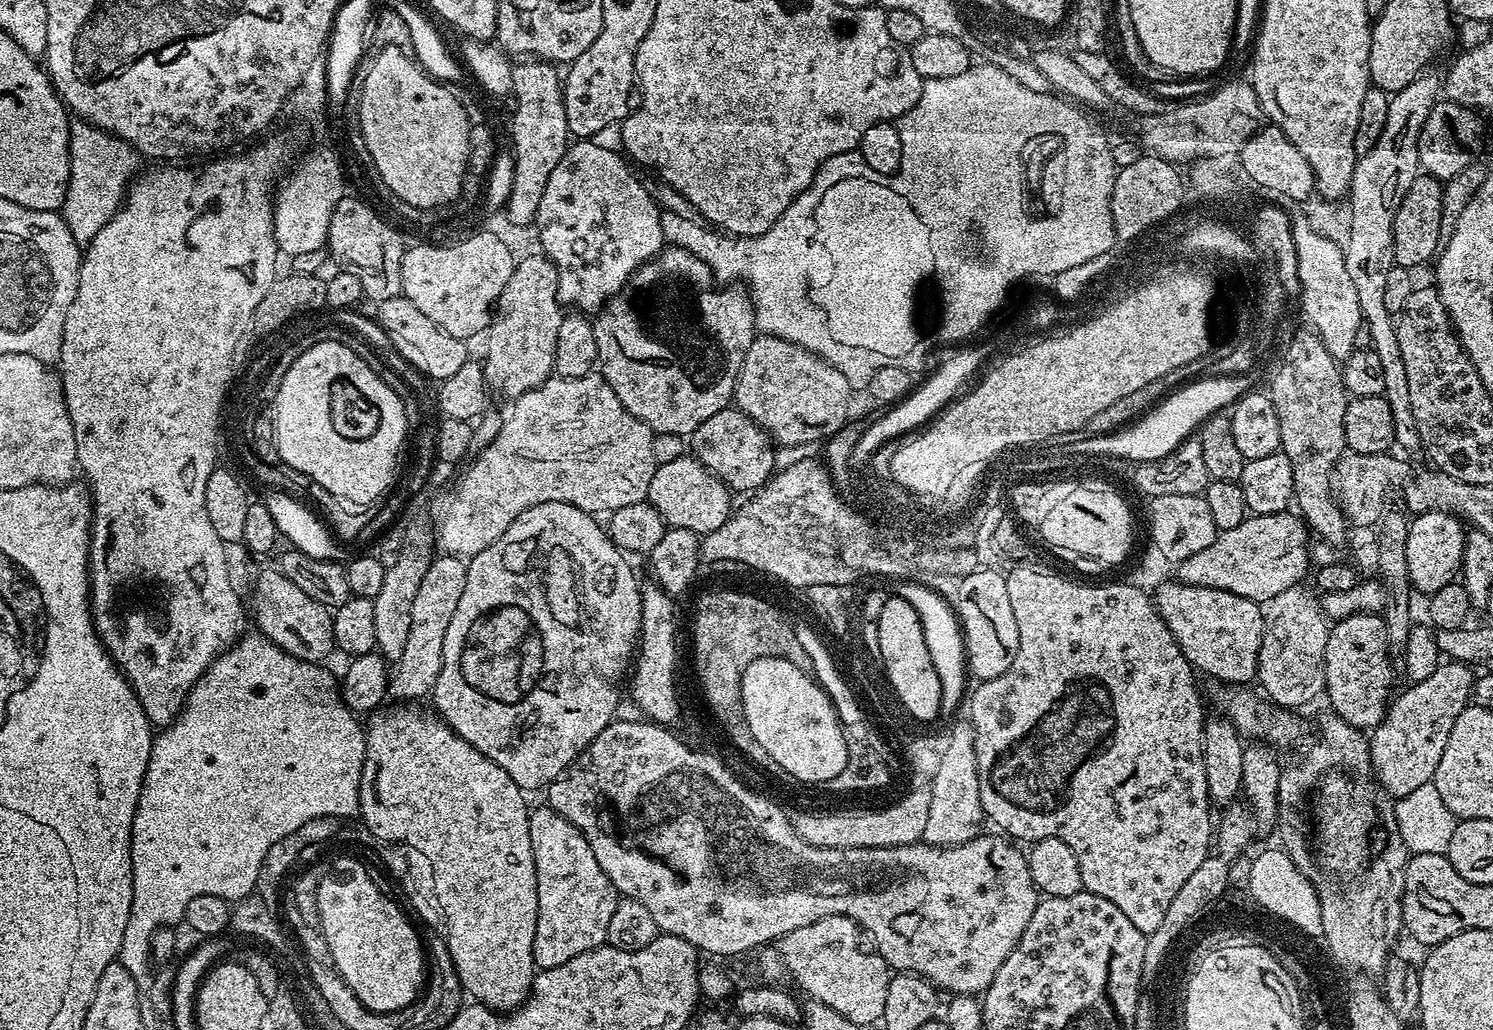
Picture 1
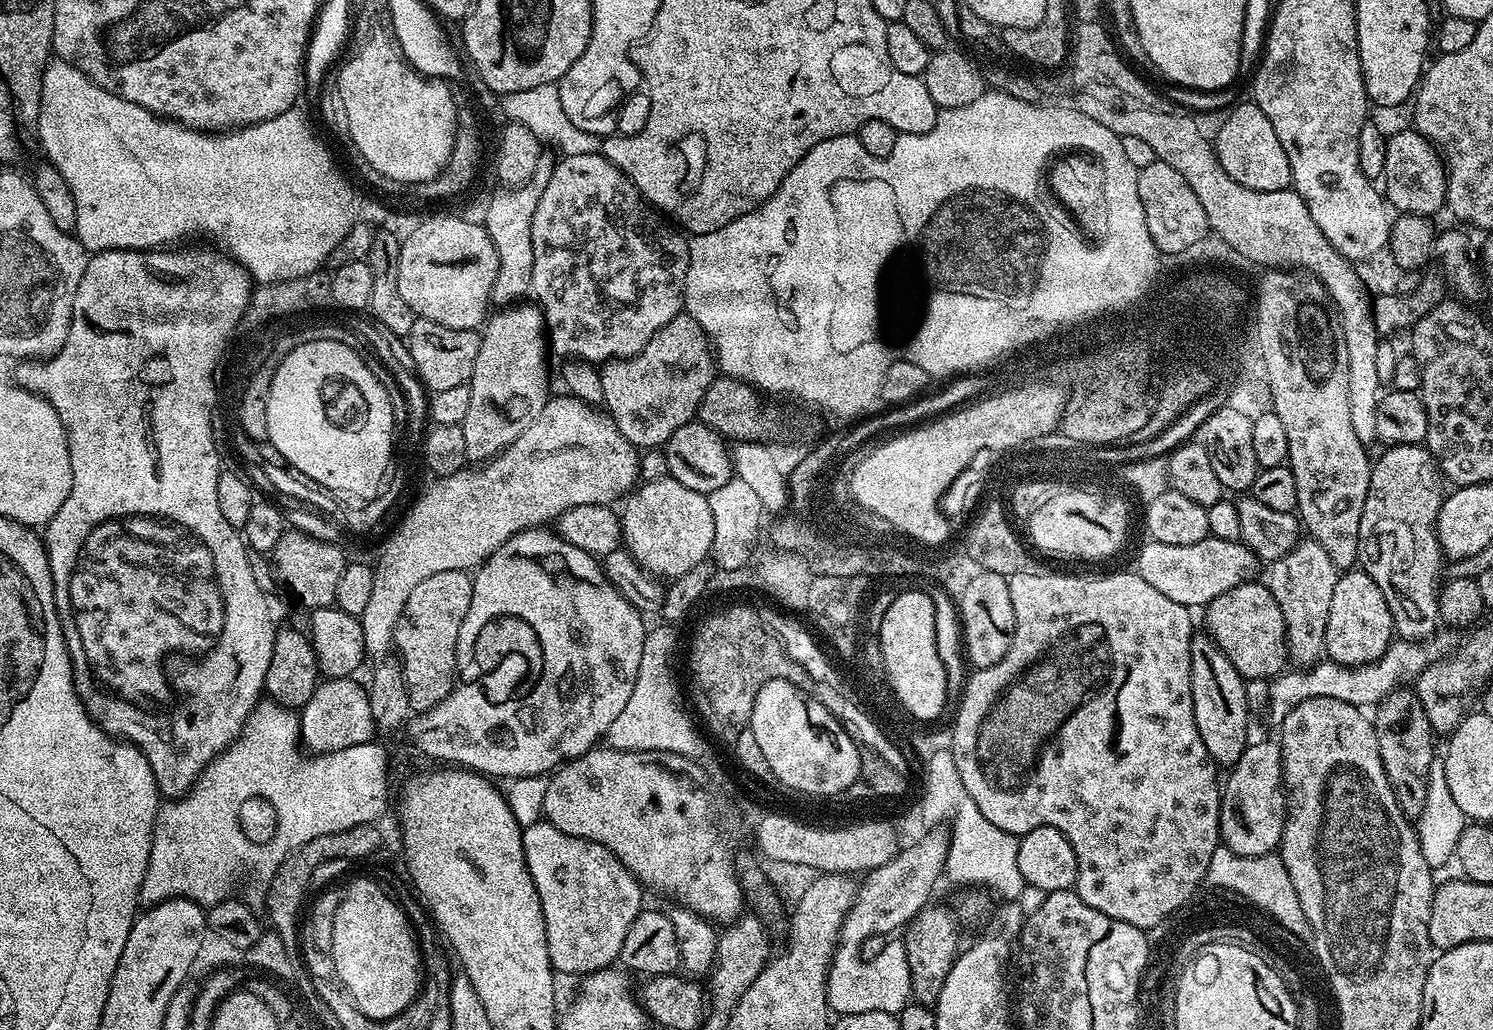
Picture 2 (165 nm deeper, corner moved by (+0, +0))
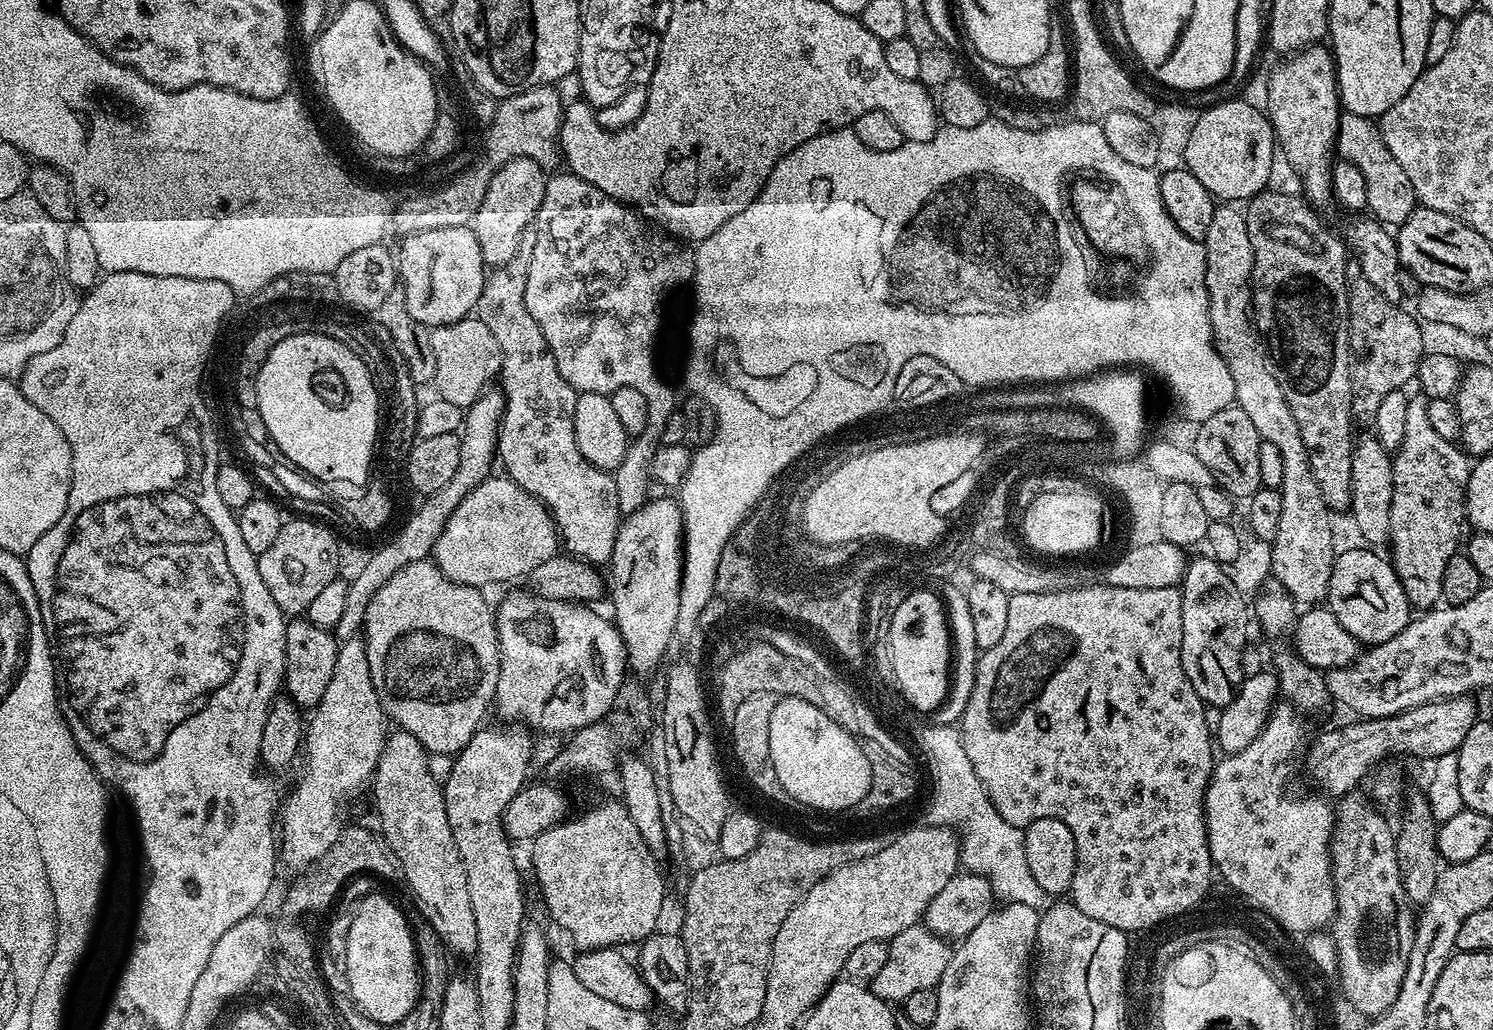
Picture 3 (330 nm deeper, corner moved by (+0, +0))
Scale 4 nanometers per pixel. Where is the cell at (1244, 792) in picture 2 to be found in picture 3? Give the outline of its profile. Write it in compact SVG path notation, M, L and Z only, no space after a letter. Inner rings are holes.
M1452 696L1448 700L1435 700L1434 703L1424 703L1422 706L1400 712L1398 715L1384 716L1382 719L1360 718L1344 726L1324 731L1320 738L1309 743L1304 756L1304 765L1313 780L1320 784L1319 789L1332 798L1342 798L1349 792L1355 791L1358 782L1369 772L1370 768L1379 765L1382 758L1392 754L1408 754L1418 758L1435 760L1442 754L1459 751L1466 734L1477 723L1476 706L1472 702L1473 697Z

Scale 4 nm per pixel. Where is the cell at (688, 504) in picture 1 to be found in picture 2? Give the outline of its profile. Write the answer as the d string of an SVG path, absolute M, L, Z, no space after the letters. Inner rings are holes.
M667 475L654 481L643 481L624 502L624 512L619 513L622 544L646 573L656 578L675 578L709 559L714 538L714 518L705 493L690 490L690 486L682 486L682 482Z

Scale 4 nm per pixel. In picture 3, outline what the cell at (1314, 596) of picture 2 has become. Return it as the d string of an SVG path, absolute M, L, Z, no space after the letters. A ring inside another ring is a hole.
M1218 206L1214 218L1210 218L1210 230L1206 230L1203 238L1208 247L1212 319L1223 350L1229 356L1226 363L1234 378L1235 407L1246 410L1260 439L1274 442L1282 453L1282 486L1278 489L1282 498L1282 519L1278 521L1278 534L1270 541L1271 575L1280 581L1297 605L1316 606L1327 597L1332 563L1338 555L1337 549L1332 549L1330 509L1322 498L1318 482L1314 482L1306 442L1302 442L1302 430L1298 430L1298 422L1294 422L1294 414L1290 414L1268 346L1255 341L1251 329L1248 329L1244 310L1251 304L1252 247L1244 212L1236 208L1239 207Z

